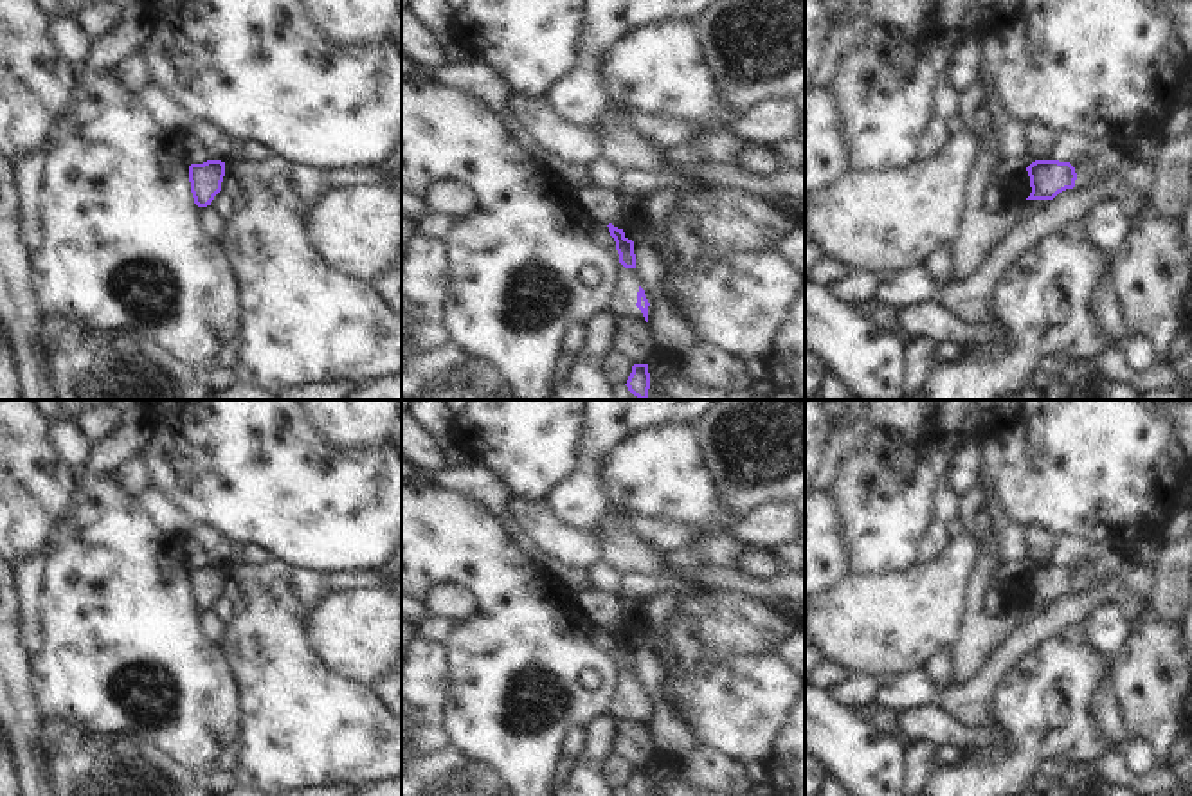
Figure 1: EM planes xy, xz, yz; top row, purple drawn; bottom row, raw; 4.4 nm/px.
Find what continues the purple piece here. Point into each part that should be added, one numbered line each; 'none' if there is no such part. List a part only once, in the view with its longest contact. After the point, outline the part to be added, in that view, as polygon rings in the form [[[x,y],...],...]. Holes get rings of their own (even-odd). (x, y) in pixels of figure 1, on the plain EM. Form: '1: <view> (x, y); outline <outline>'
none

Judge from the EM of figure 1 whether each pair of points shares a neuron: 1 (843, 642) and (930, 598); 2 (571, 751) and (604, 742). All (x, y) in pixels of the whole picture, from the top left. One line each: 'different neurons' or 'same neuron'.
1: same neuron
2: different neurons

